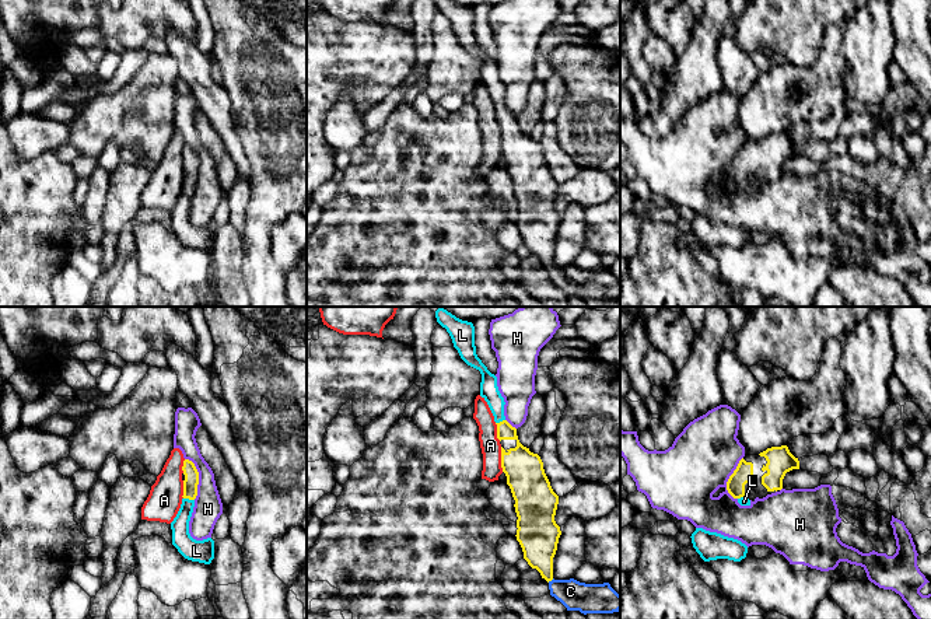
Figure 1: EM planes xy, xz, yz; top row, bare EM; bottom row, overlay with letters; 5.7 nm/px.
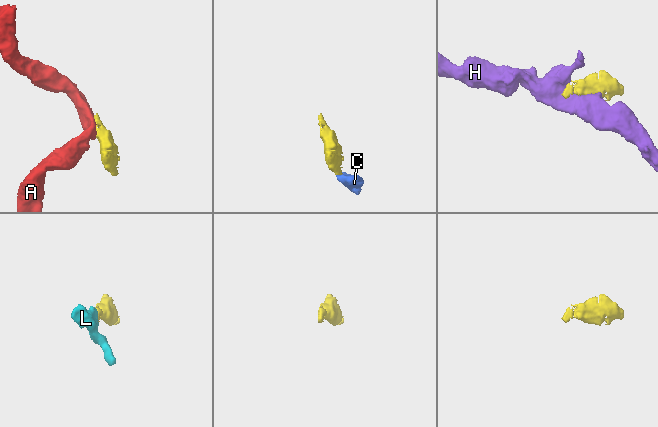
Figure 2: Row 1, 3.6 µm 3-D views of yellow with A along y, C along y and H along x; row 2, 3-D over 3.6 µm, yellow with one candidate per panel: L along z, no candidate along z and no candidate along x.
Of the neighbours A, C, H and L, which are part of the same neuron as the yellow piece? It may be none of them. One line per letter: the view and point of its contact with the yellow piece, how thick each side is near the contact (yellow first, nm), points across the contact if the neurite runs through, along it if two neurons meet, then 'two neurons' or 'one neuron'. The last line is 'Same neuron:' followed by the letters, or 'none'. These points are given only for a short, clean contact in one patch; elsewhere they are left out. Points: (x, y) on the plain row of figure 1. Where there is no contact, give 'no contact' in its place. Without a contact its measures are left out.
A: xz (501, 146) | 220/120 nm | along xz (500, 133), (500, 153), (503, 157) | two neurons
C: xz (550, 266) | 220/180 nm | across xz (539, 224), (539, 242), (550, 266), (562, 276), (588, 284) | one neuron
H: xy (198, 164) | 90/160 nm | two neurons
L: xy (189, 185) | 90/110 nm | across xy (191, 168), (189, 185), (182, 205), (182, 227) | one neuron
Same neuron: C, L

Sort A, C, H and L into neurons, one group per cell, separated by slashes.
A / C L / H

